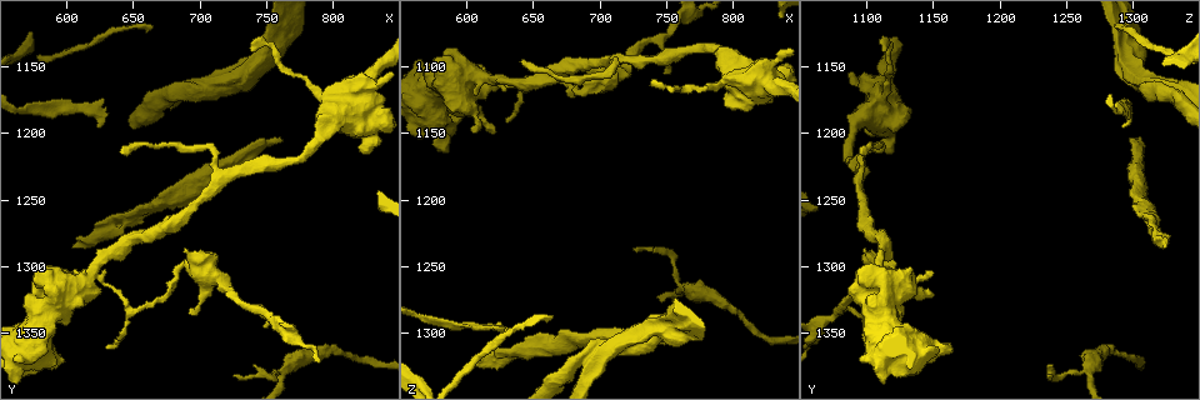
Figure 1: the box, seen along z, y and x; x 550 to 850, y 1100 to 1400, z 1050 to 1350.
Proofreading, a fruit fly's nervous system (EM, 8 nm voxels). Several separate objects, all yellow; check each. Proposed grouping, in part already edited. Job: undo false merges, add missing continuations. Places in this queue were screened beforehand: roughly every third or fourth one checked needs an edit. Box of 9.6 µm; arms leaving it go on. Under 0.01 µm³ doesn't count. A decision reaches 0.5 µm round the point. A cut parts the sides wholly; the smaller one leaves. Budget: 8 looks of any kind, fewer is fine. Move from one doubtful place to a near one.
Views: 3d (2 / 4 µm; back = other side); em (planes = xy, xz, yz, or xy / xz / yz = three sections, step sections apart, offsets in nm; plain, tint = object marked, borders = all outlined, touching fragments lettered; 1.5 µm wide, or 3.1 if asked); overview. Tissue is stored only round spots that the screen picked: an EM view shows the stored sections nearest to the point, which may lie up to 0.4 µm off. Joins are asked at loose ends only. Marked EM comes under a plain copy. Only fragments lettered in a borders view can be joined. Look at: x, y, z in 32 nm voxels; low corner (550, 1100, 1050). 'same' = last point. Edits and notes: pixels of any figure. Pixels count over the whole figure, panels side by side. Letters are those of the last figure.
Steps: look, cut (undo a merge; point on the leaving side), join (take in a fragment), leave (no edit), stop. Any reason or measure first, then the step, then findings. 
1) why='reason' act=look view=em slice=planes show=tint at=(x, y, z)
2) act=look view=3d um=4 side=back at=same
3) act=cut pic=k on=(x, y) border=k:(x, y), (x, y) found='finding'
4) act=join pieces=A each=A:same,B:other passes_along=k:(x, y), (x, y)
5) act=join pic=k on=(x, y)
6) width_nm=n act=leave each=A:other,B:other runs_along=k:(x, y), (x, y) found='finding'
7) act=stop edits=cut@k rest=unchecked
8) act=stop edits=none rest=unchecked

why='narrows sharply' act=look view=3d um=4 at=(656, 1208, 1104)

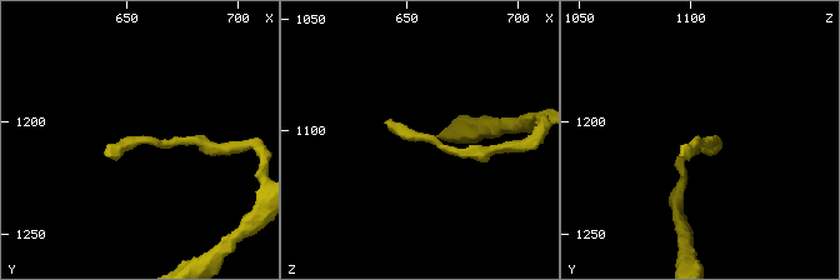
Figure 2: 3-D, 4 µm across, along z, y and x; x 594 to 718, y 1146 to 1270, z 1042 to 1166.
act=look view=em slice=planes show=tint at=(658, 1209, 1104)

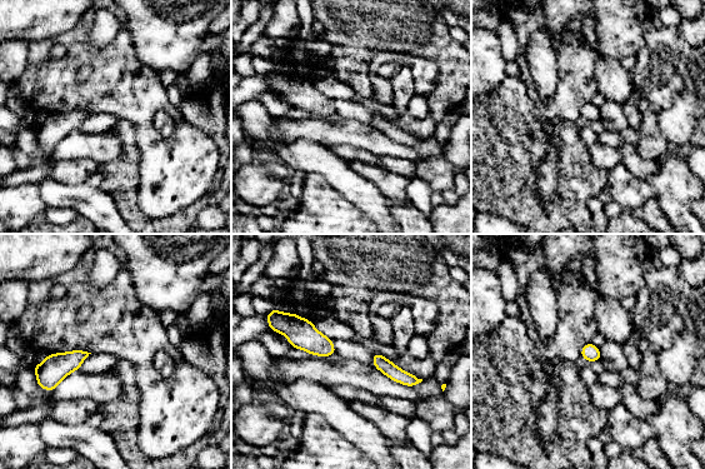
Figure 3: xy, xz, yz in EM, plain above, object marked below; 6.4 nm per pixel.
why='see the neighbours' act=look view=em slice=planes show=borders at=same

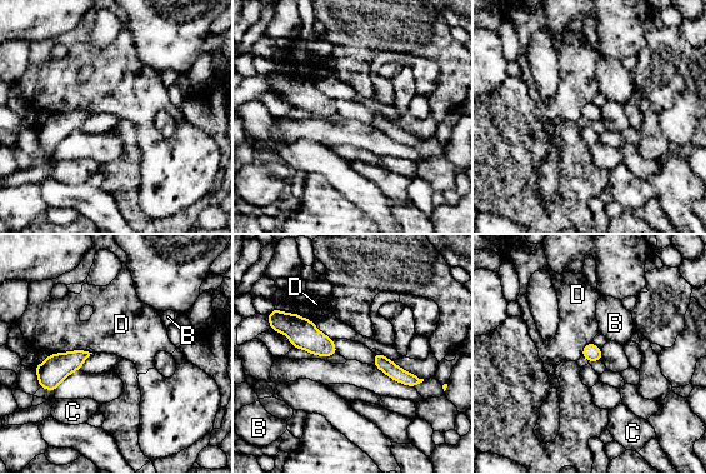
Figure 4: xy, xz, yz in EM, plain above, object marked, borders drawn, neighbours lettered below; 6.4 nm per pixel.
act=leave each=B:other,C:other,D:other border=4:(91, 352), (70, 350), (50, 354) found='one cell here'

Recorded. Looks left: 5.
why='tapers out' act=look view=3d um=2 at=(724, 1384, 1236)

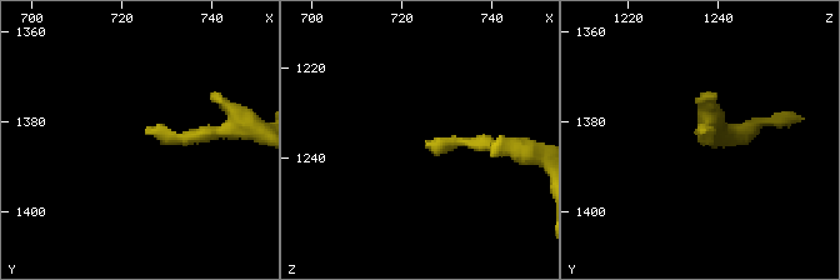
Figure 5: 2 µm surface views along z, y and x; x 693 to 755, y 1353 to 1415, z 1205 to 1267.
act=look view=em slice=xy step=4 show=tint at=(726, 1381, 1239)

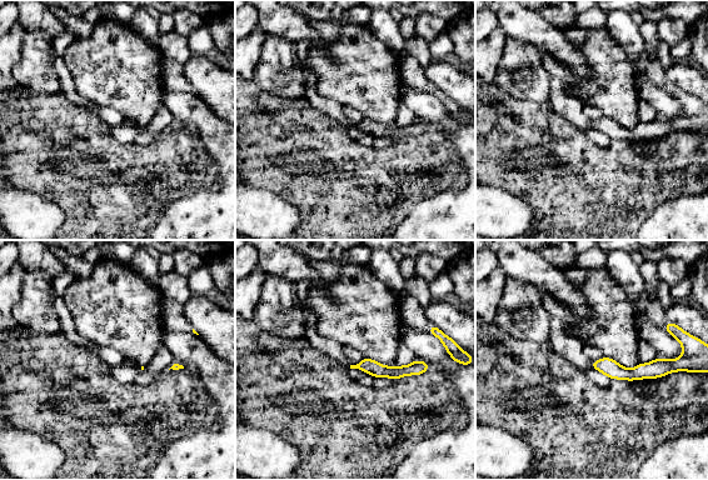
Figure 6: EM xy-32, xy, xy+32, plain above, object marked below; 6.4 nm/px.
why='what lies round it' act=look view=em slice=xy step=4 show=borders at=same

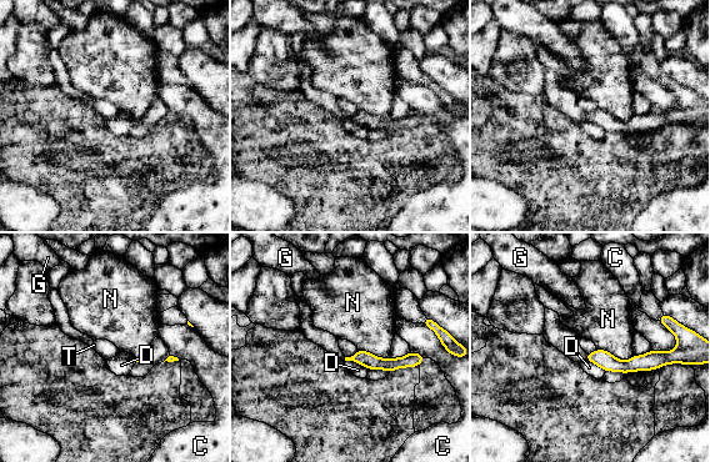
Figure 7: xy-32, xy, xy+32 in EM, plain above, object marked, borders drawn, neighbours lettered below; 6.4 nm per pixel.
width_nm=90 act=leave each=C:other,D:other,G:other,N:other,T:other border=7:(345, 360), (353, 360), (369, 370) found='no lettered fragment goes on from it'

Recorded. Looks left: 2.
why='three-way junction' act=look view=em slice=yz step=8 show=borders at=(748, 1142, 1296)

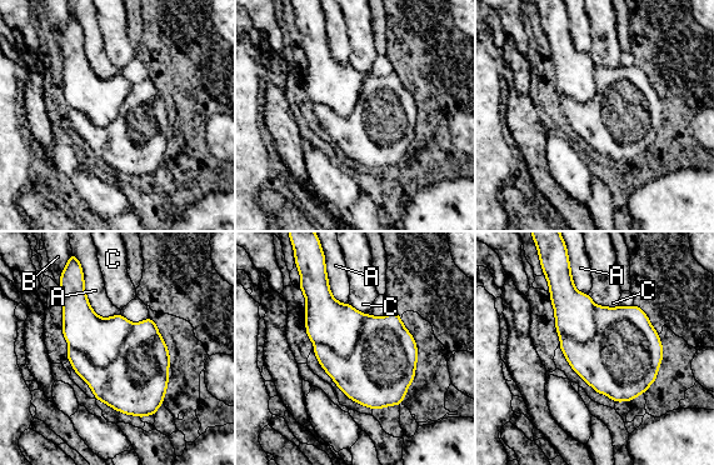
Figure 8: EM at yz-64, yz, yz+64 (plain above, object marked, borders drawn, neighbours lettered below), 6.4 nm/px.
width_nm=550 act=cut pic=8 on=(99, 339) each=A:other,B:other,C:other border=8:(131, 324), (105, 365), (70, 348) found='a second cell is stuck on'

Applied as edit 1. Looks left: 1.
act=stop edits=cut@8 rest=unchecked

